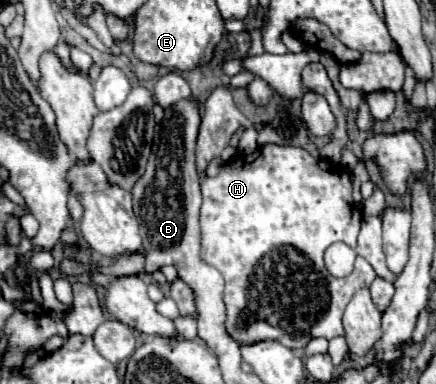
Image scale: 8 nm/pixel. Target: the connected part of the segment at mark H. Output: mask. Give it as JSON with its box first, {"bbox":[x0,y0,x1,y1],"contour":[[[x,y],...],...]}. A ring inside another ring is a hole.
{"bbox":[200,144,376,348],"contour":[[[266,144],[262,148],[258,148],[252,154],[238,154],[234,156],[230,162],[226,162],[220,172],[210,178],[206,176],[202,182],[202,208],[200,208],[200,228],[202,228],[202,256],[204,262],[212,264],[214,268],[220,270],[220,274],[224,276],[226,288],[224,288],[224,304],[226,304],[226,328],[228,334],[238,342],[238,344],[250,344],[256,340],[278,340],[280,344],[284,344],[286,348],[304,348],[308,344],[308,336],[316,338],[322,336],[326,340],[336,338],[336,336],[344,336],[344,328],[342,328],[342,316],[344,310],[348,306],[348,302],[352,300],[354,292],[368,288],[372,284],[372,280],[376,278],[374,268],[362,258],[356,256],[356,264],[354,270],[344,276],[344,278],[334,278],[328,274],[328,270],[324,268],[324,250],[334,244],[334,242],[344,242],[350,248],[356,248],[356,236],[360,230],[360,222],[362,222],[362,212],[360,206],[354,202],[352,198],[352,184],[350,184],[350,172],[340,166],[340,164],[332,164],[330,160],[324,158],[314,158],[308,150],[298,148],[298,146],[278,146],[278,144]]]}

